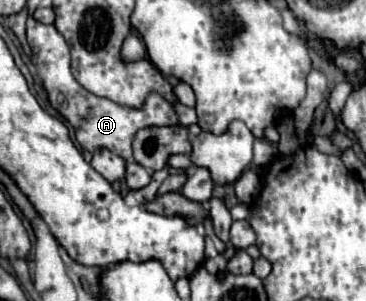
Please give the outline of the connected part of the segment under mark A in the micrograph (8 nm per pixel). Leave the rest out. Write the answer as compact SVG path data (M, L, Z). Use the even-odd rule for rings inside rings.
M33 17L27 19L27 41L31 45L31 61L43 81L43 87L49 95L51 105L63 115L65 121L75 131L77 143L87 151L97 149L109 149L115 155L121 155L123 159L131 157L131 143L139 129L147 127L165 127L165 125L177 125L177 115L167 99L163 99L157 93L151 93L141 109L125 107L119 103L113 103L111 99L97 97L89 91L85 91L73 77L71 65L69 65L69 47L61 33L53 25L37 23Z

